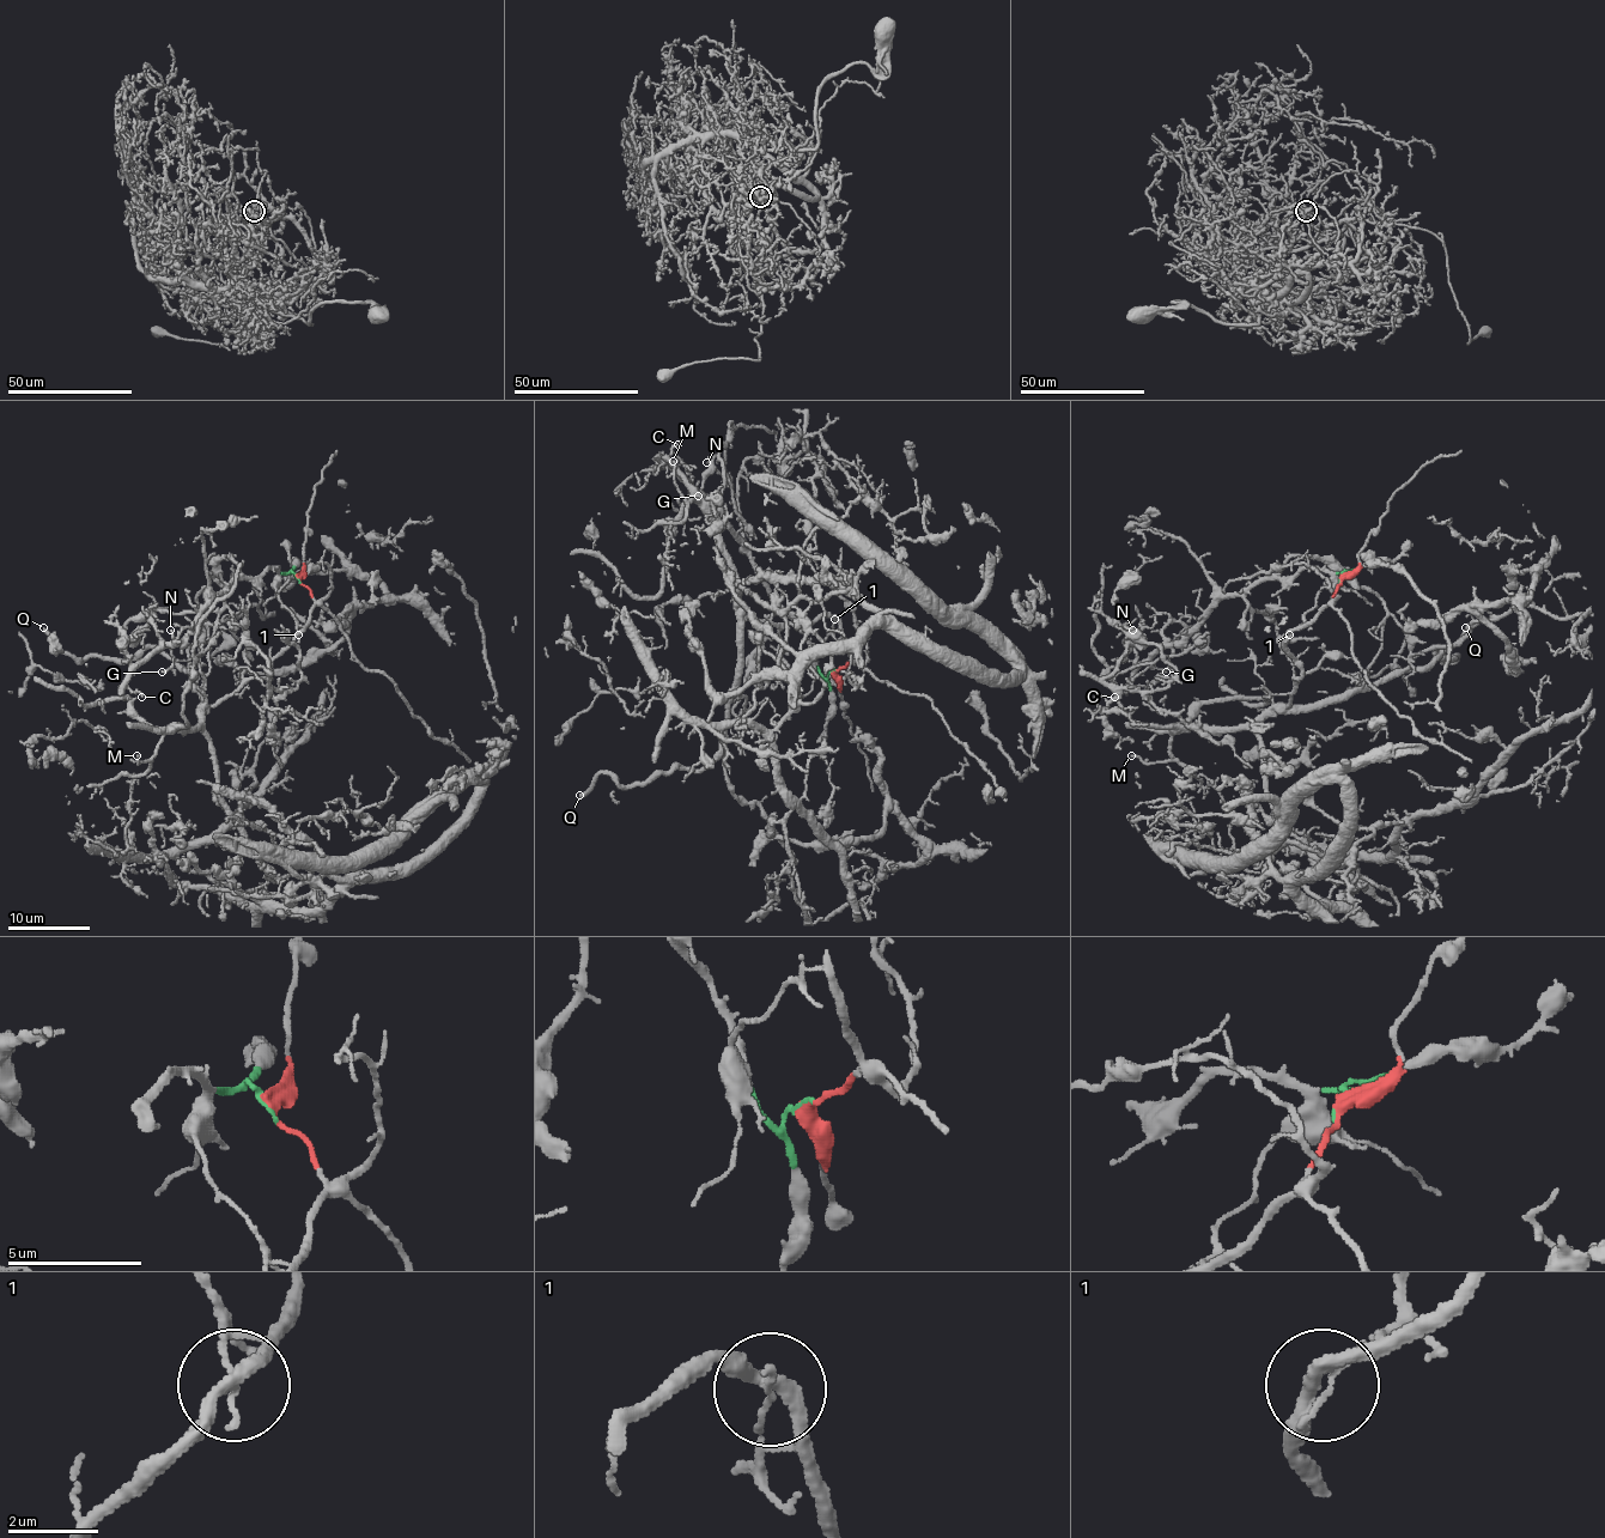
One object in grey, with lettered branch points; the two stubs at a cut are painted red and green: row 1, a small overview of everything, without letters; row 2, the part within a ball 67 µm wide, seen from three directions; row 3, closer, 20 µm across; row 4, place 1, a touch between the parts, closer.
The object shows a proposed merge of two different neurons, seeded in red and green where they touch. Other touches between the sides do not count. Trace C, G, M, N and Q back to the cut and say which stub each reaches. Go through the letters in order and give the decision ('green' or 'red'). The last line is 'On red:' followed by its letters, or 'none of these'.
C: green
G: green
M: red
N: green
Q: red
On red: M, Q

